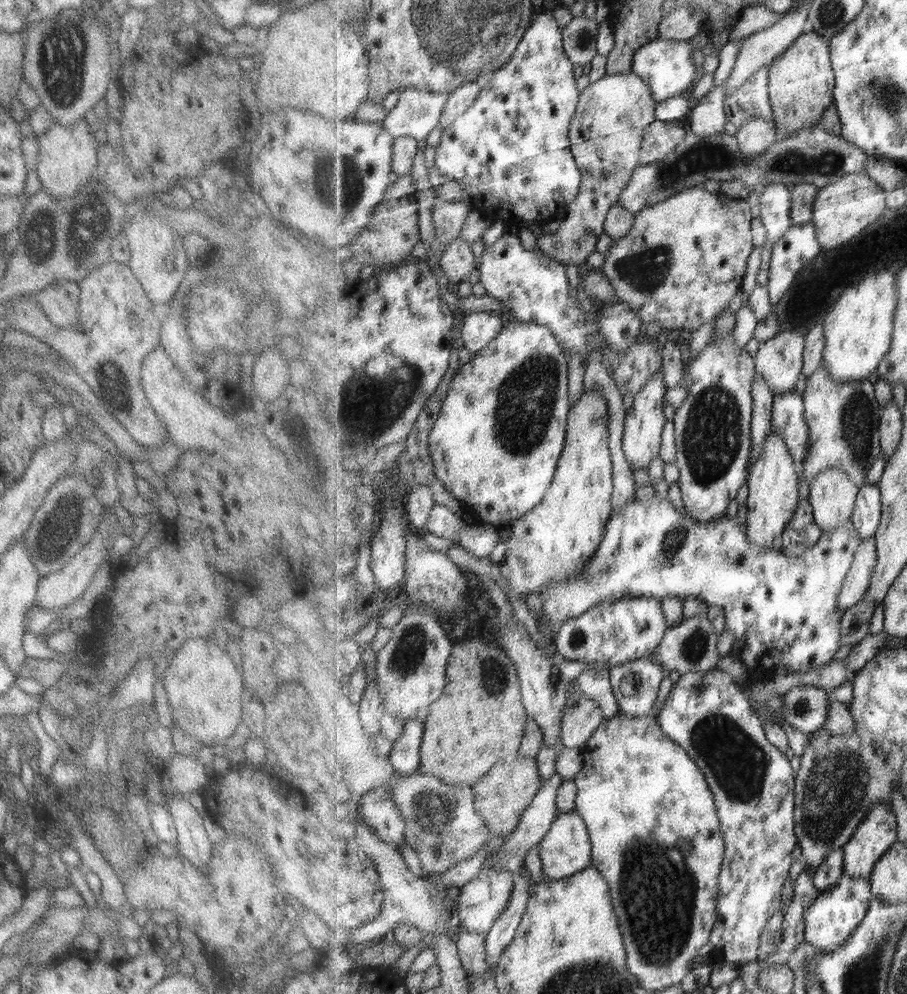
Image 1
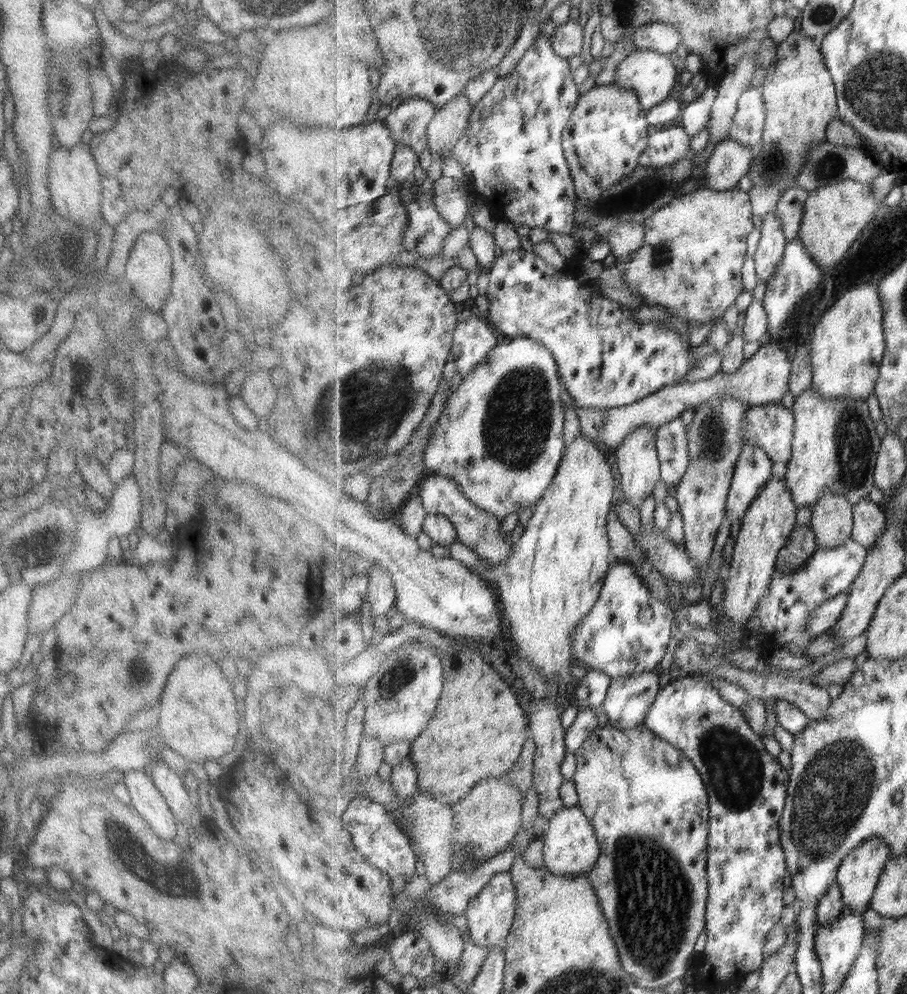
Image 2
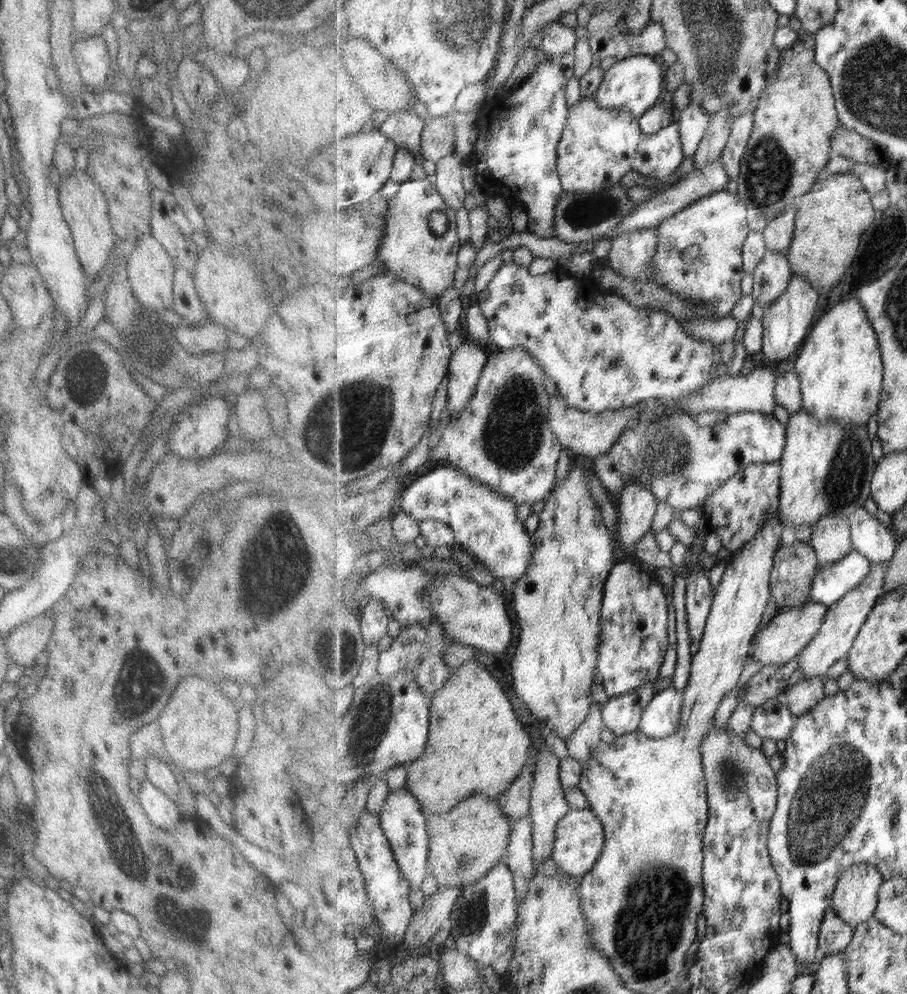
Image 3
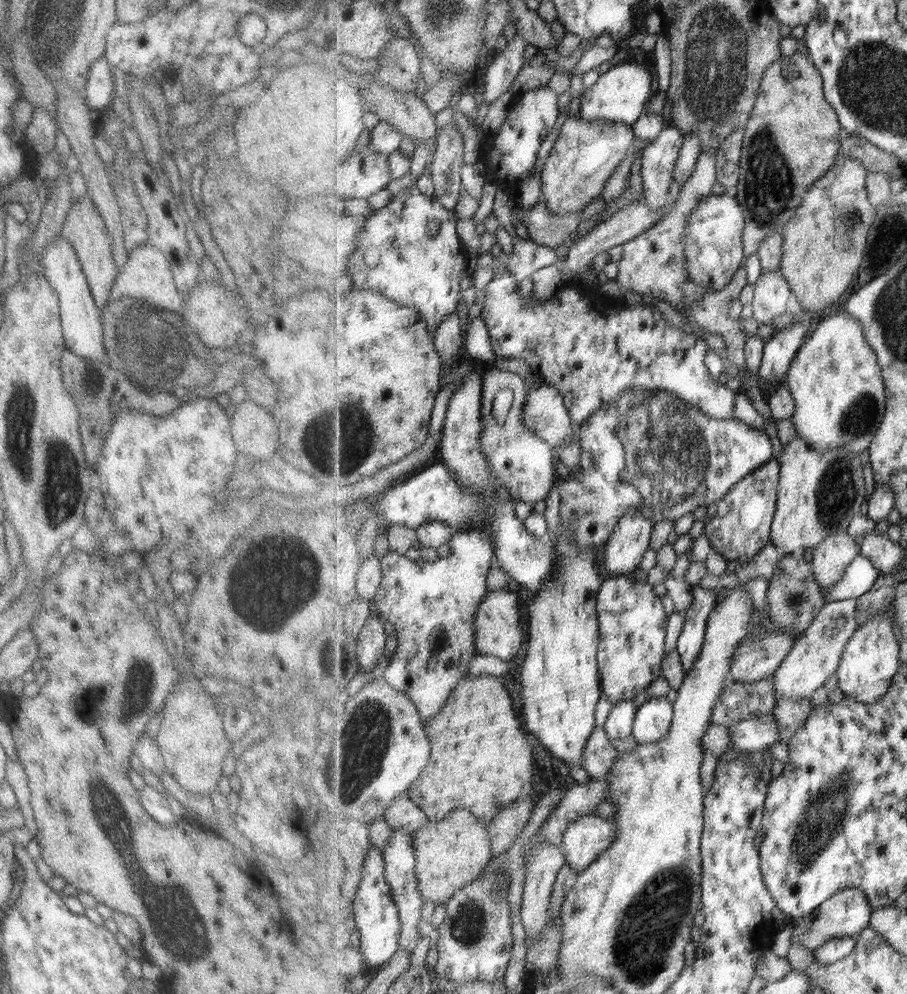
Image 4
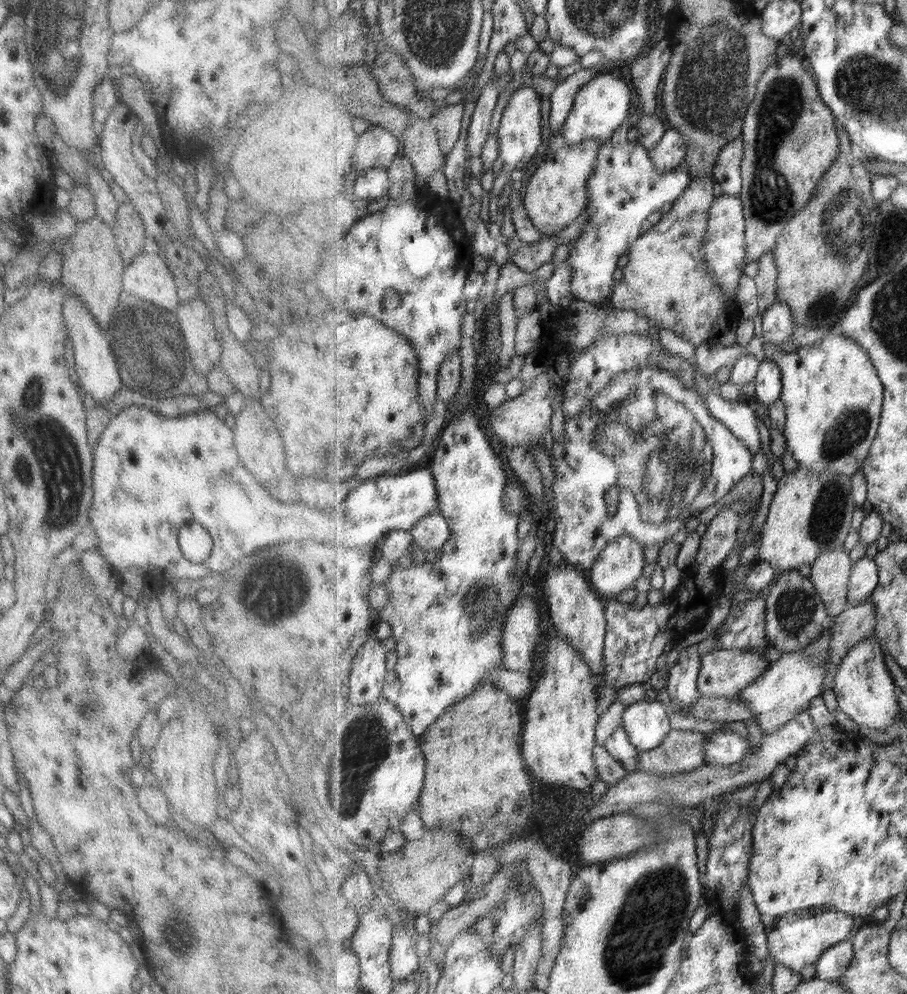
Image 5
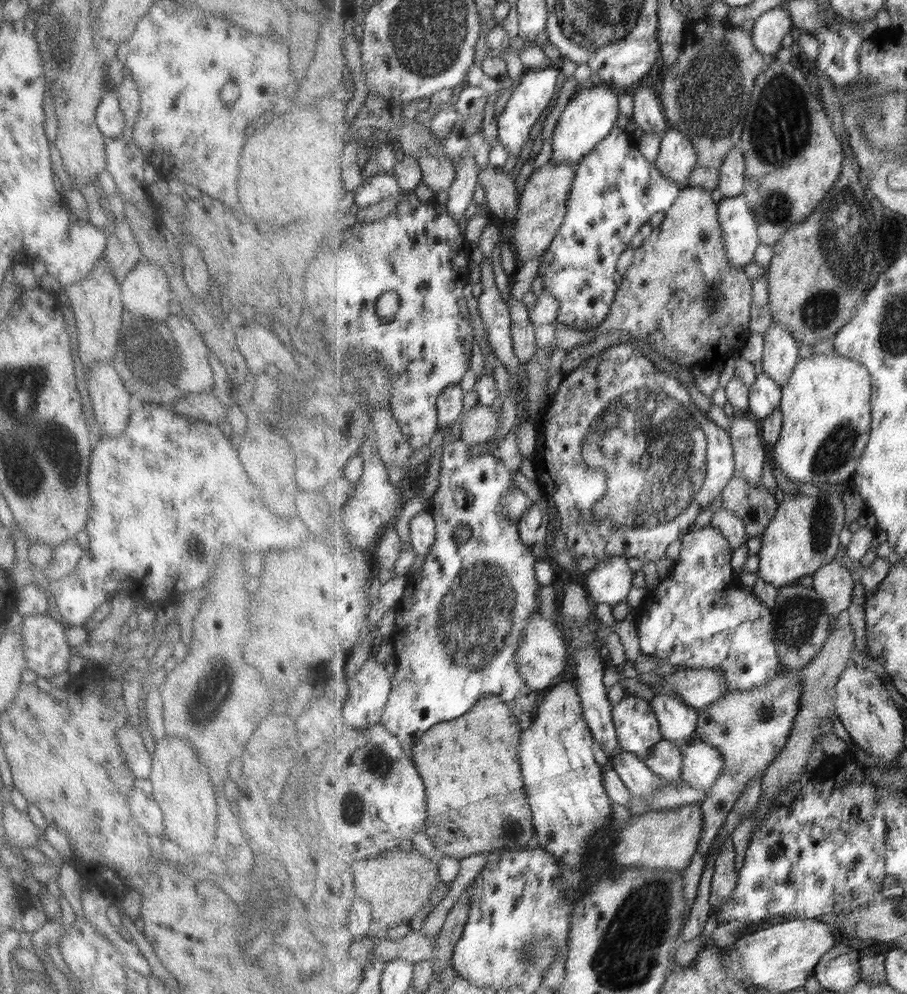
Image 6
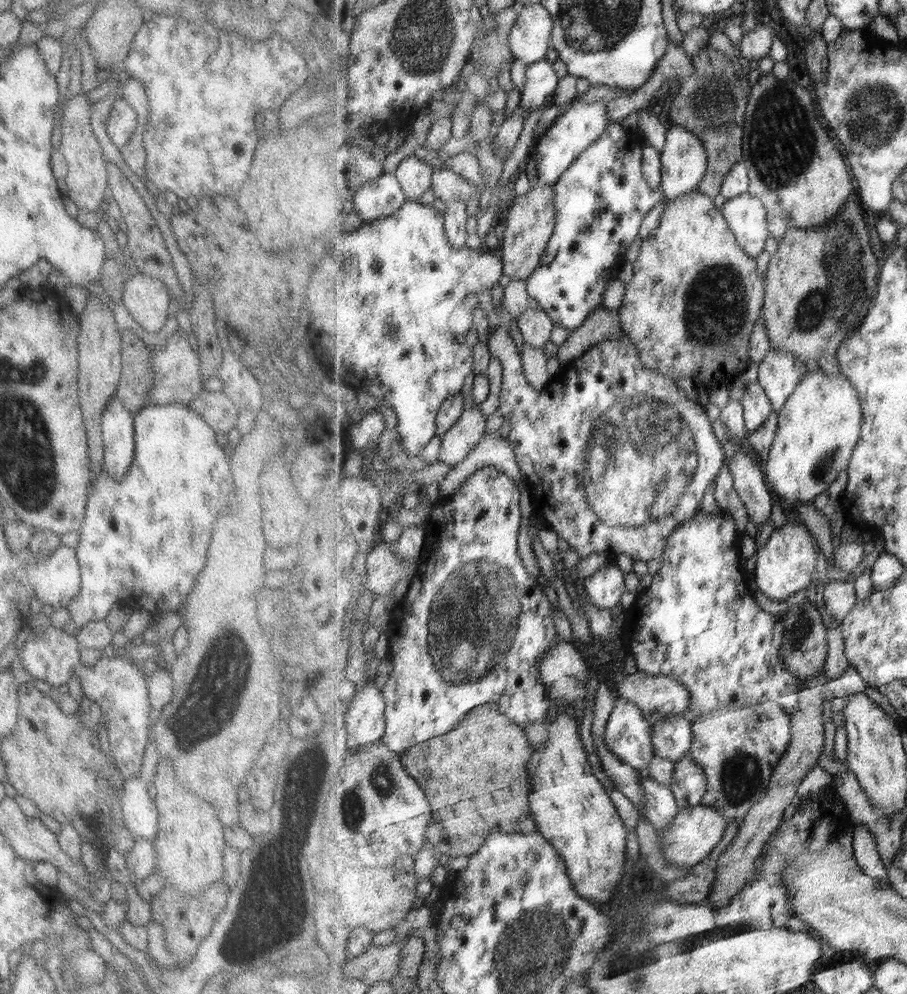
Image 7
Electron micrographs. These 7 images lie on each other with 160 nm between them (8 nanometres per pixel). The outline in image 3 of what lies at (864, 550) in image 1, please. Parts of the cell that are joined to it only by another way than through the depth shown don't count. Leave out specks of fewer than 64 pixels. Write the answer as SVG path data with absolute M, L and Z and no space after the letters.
M808 601L806 605L800 608L786 609L774 615L768 625L756 634L755 643L752 644L748 656L760 662L759 668L769 664L784 665L791 662L816 637L828 610L829 605Z

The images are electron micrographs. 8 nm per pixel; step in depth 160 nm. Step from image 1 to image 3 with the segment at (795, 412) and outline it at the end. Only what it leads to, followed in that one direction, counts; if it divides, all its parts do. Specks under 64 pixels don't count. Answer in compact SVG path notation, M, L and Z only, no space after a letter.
M655 402L646 403L641 416L629 424L629 428L621 436L621 440L617 440L617 444L607 454L601 454L592 460L593 471L609 492L610 497L617 500L618 504L618 499L625 491L627 483L636 478L651 487L658 503L661 500L666 500L679 512L699 509L709 496L713 495L721 486L729 483L729 480L746 466L756 462L780 462L784 457L788 441L787 426L781 424L773 415L753 411L745 411L741 414L737 412L737 414L728 415L726 423L707 427L699 426L695 420L694 415L687 414L685 410L657 412Z

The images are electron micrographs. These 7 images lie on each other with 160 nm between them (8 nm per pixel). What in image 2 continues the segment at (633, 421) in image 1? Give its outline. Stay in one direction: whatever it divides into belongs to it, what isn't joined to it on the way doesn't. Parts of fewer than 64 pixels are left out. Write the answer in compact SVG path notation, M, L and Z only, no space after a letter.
M641 427L631 433L616 450L625 498L639 508L660 480L661 461L657 453L657 429Z

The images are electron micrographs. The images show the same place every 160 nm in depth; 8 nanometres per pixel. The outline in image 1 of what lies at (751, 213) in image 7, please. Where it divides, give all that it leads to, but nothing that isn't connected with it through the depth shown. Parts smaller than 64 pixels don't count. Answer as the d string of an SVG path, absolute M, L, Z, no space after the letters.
M702 185L683 190L683 192L663 202L659 202L655 204L655 206L643 209L641 213L635 215L631 232L625 238L614 241L609 254L605 256L601 270L616 288L619 302L627 303L635 312L640 312L645 325L648 322L661 322L661 328L691 332L697 330L699 326L711 322L713 318L720 316L723 312L728 310L731 300L739 294L739 291L743 291L744 276L748 269L748 260L756 248L752 235L753 220L753 216L751 216L751 206L749 206L749 202L746 202L745 199L731 197L721 192L709 192L709 190L703 188Z

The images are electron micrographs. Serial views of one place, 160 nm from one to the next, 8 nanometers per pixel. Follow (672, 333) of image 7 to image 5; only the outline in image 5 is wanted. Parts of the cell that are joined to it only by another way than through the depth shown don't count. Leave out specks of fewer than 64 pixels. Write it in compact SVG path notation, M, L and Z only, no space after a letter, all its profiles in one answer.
M701 176L691 181L689 188L672 204L672 210L664 215L659 224L651 230L643 233L633 243L629 251L628 262L622 269L622 278L618 280L610 300L614 308L619 310L634 310L639 316L648 318L658 329L672 330L687 342L694 345L695 350L701 344L715 342L717 320L725 316L726 320L738 320L740 318L736 300L737 294L726 293L723 287L718 285L716 276L709 270L704 244L708 238L709 210L712 210L715 192L713 186L715 179L711 176Z

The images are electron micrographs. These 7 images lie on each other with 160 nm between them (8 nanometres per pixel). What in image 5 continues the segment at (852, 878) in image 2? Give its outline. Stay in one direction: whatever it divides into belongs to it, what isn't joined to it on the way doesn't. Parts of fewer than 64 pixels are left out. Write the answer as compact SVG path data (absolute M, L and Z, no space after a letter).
M821 909L798 911L785 914L775 920L775 928L768 932L769 956L774 963L787 967L797 975L803 968L820 961L821 956L831 946L852 938L853 925L860 923L861 919L847 915L837 910Z

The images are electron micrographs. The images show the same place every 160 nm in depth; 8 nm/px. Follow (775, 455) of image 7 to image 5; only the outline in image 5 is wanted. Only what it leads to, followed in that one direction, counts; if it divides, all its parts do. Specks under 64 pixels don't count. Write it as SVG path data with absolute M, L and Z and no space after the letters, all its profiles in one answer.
M838 323L829 329L823 339L811 346L805 345L788 353L777 344L764 342L763 352L765 359L776 362L781 369L783 388L779 399L786 405L787 414L786 426L782 433L786 438L786 449L793 454L797 464L811 473L831 471L849 477L862 469L878 436L885 392L884 383L867 351L845 335Z

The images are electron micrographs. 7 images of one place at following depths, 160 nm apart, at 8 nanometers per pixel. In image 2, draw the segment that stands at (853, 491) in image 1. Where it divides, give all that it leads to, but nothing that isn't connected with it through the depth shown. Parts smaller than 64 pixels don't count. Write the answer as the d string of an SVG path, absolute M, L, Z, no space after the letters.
M829 491L811 508L811 527L821 549L837 549L852 537L853 507L845 495Z

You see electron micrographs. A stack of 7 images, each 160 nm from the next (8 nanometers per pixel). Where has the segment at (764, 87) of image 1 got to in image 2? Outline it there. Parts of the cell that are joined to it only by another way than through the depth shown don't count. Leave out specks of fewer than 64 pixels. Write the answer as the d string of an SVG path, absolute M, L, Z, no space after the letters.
M763 87L750 88L740 97L738 111L728 137L757 149L762 146L766 123Z

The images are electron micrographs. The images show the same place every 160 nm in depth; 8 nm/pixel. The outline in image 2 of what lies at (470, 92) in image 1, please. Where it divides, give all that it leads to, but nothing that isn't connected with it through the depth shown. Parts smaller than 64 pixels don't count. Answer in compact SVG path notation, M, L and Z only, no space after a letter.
M461 93L436 112L428 128L428 146L433 153L448 154L464 137L473 108Z

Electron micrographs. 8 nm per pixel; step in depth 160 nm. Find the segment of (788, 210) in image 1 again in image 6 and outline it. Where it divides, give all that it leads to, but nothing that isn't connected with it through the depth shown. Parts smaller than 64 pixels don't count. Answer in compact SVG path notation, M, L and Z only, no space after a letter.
M774 322L764 335L763 368L775 382L785 386L800 361L797 340L783 324Z

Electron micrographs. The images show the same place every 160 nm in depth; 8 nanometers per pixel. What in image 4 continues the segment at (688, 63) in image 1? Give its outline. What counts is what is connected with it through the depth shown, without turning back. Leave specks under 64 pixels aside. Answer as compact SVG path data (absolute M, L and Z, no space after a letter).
M621 62L619 65L610 67L594 85L583 92L580 98L580 117L587 122L605 120L629 125L635 124L639 117L647 112L647 102L653 94L653 78L655 76L653 65L649 63Z

